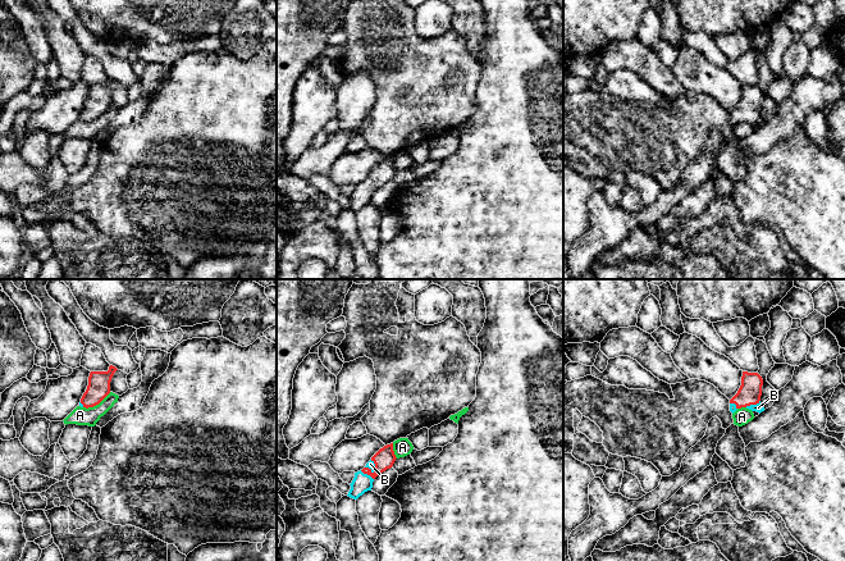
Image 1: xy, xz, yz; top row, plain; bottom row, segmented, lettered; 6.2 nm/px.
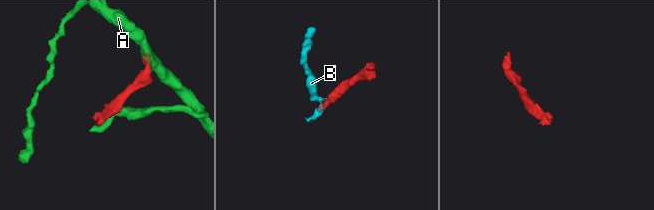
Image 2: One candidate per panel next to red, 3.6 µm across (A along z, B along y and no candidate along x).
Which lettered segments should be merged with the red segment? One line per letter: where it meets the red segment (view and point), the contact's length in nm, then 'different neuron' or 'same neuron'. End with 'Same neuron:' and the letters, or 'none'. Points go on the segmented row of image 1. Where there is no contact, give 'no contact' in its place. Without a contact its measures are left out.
A: contact xy (96, 404); length 200 nm; different neuron
B: contact yz (752, 404); length 100 nm; same neuron
Same neuron: B

